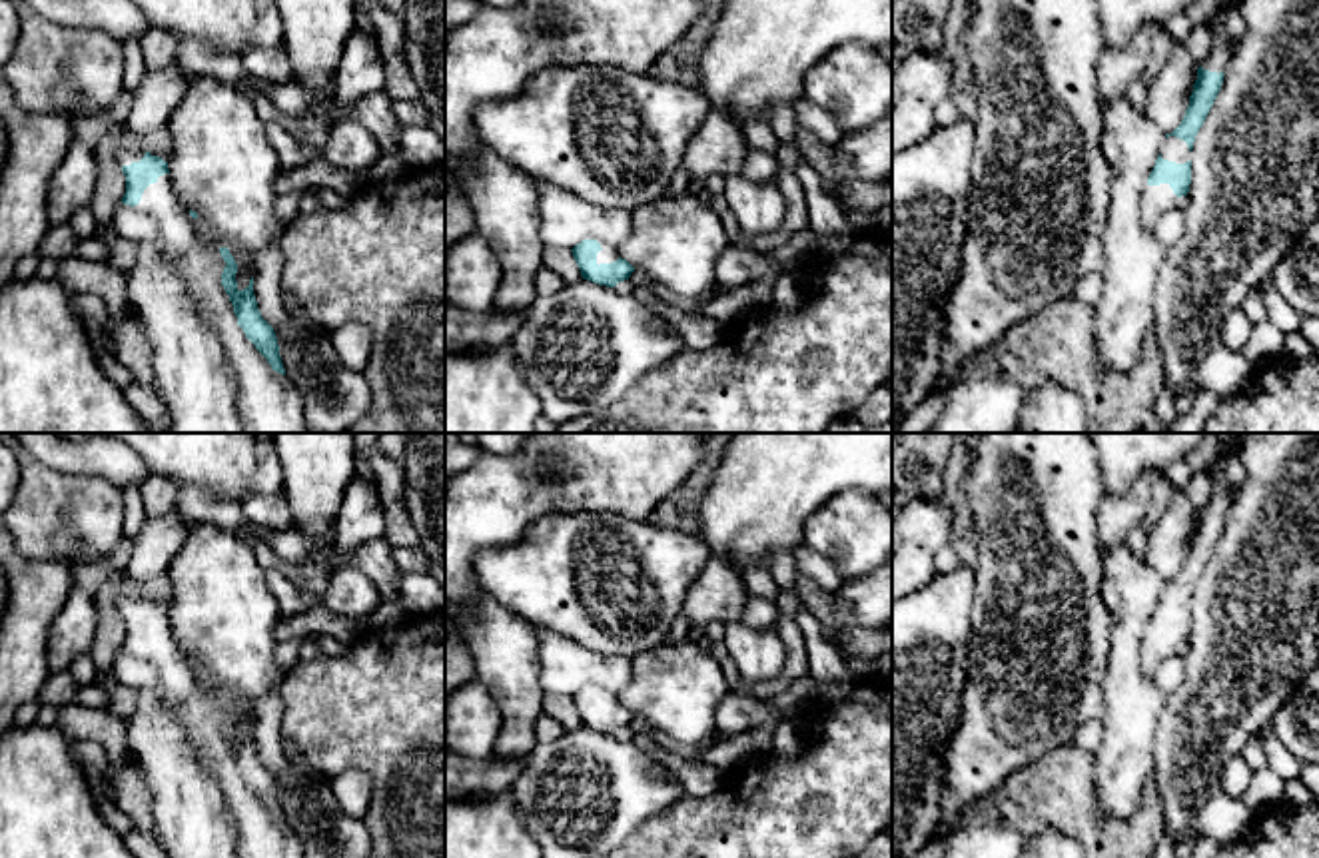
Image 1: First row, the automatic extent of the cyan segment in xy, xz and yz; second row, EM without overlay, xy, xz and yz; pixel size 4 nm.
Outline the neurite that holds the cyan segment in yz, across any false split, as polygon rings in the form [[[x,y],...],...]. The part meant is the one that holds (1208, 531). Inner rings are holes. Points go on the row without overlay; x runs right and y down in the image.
[[[1211,477],[1211,483],[1213,495],[1197,515],[1185,563],[1171,581],[1165,581],[1161,601],[1141,641],[1141,666],[1149,680],[1155,668],[1189,639],[1193,589],[1223,531],[1231,487],[1217,477]]]

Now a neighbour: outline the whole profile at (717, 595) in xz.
[[[712,557],[690,585],[682,615],[690,627],[740,621],[746,589],[742,575],[724,559]]]

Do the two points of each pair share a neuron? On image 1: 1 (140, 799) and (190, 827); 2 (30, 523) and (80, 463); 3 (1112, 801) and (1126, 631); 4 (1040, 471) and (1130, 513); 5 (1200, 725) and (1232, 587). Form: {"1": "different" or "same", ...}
{"1": "different", "2": "different", "3": "same", "4": "different", "5": "same"}

